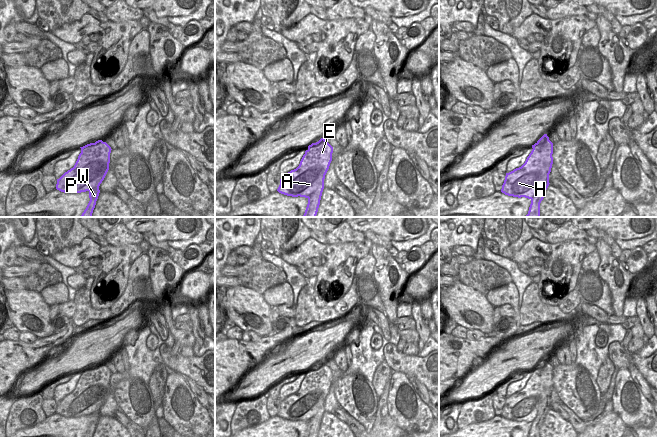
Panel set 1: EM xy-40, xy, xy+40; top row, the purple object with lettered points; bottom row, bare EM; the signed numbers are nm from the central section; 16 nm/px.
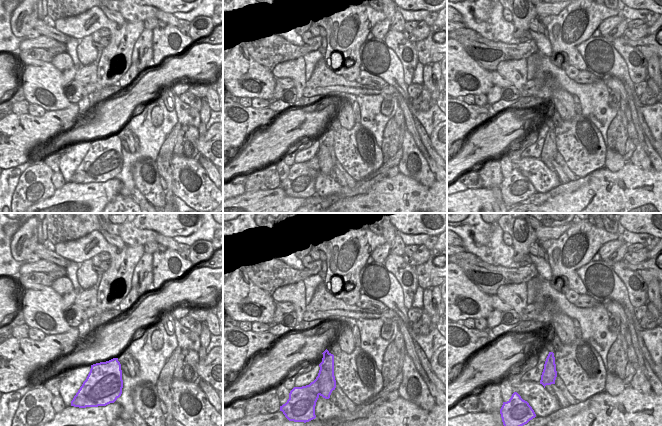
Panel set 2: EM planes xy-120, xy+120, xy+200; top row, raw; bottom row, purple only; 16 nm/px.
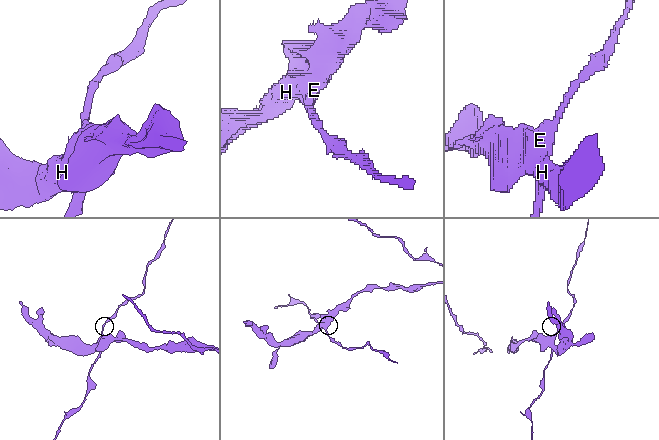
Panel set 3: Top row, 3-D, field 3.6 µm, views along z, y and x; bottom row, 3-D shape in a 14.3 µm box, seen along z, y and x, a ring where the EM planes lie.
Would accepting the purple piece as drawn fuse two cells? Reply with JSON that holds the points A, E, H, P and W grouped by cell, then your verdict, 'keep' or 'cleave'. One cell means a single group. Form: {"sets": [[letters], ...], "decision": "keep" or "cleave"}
{"sets": [["A", "E", "H", "P"], ["W"]], "decision": "cleave"}

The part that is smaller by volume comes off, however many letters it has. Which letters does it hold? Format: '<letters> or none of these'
W

